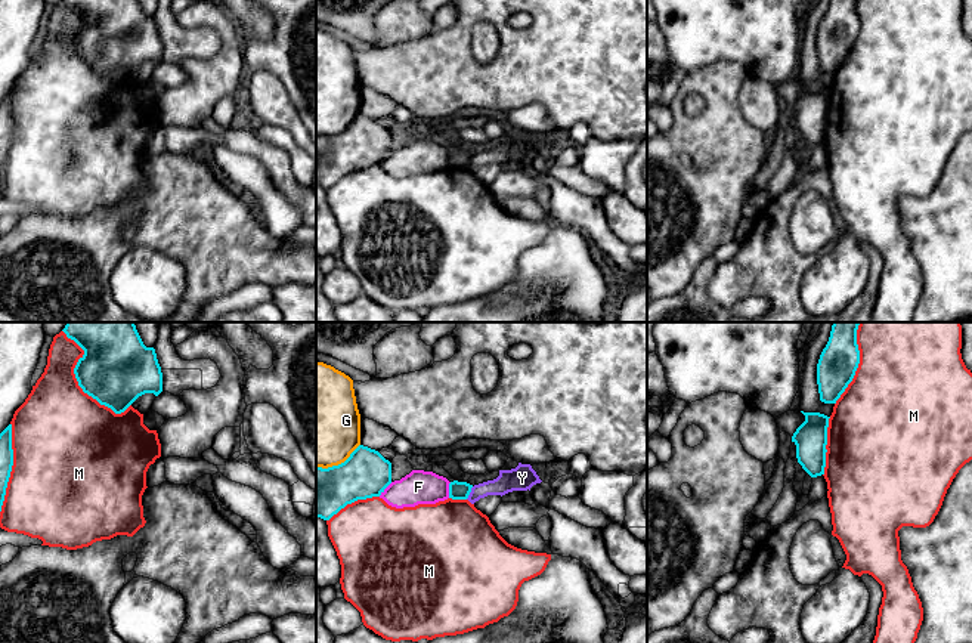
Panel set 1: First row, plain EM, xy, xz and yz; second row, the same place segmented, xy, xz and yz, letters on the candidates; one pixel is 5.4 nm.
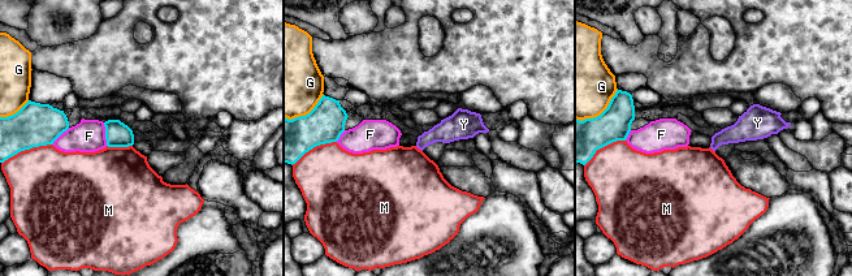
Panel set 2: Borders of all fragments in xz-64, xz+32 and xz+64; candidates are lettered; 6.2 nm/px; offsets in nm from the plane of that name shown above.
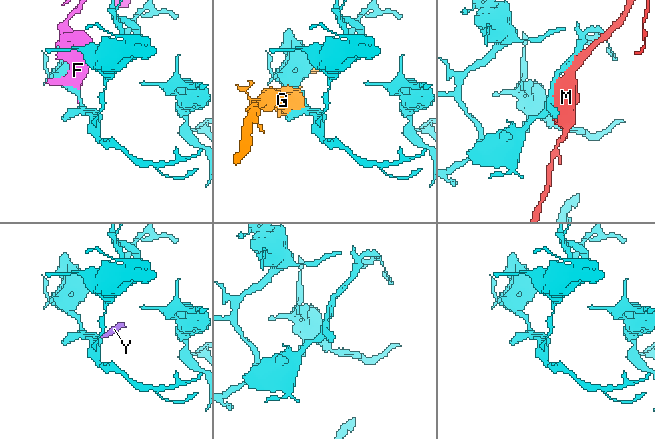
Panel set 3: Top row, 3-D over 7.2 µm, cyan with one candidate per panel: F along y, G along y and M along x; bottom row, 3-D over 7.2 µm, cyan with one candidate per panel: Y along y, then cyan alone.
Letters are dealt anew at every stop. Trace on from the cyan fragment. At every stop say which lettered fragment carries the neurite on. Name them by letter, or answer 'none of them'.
none of them

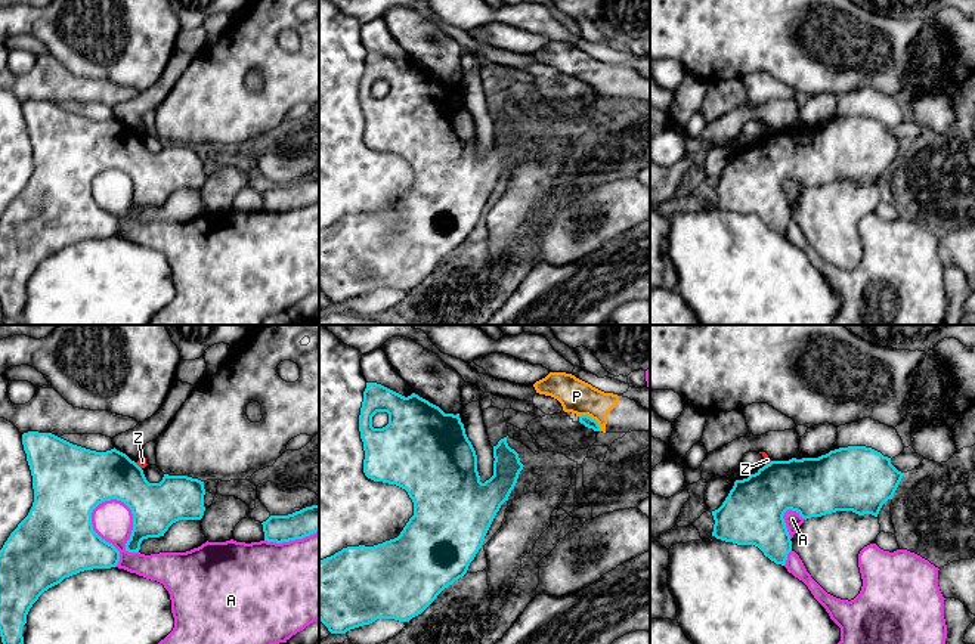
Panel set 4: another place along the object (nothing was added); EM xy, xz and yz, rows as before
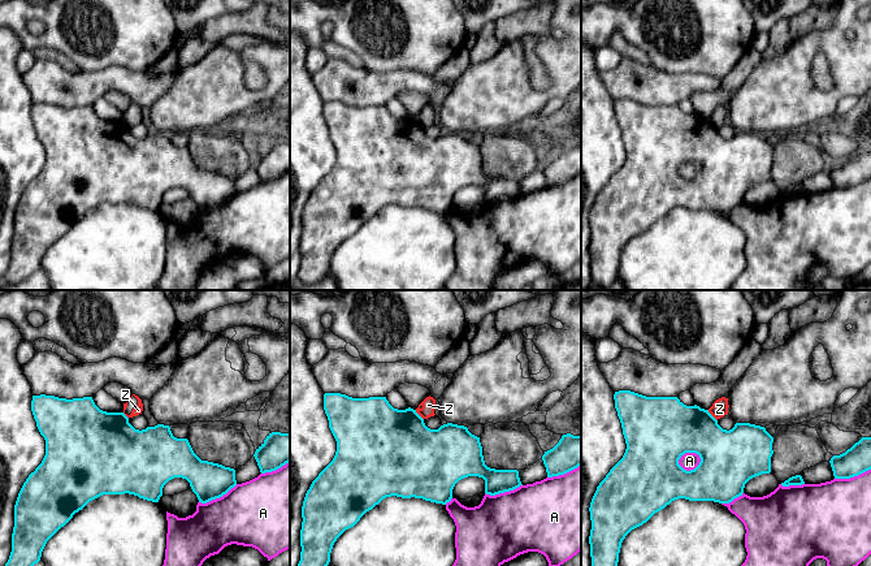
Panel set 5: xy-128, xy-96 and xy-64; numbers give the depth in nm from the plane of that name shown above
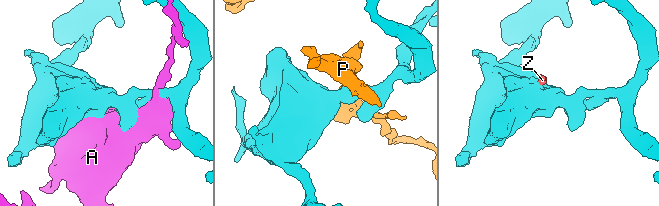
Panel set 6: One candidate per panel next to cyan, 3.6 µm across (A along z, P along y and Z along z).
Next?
Z

